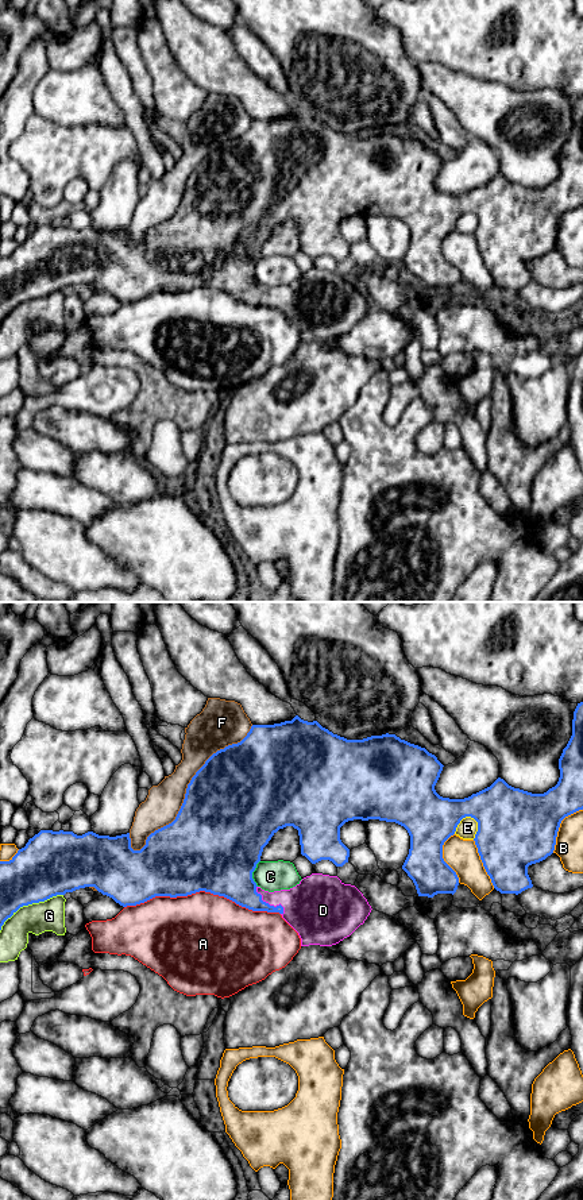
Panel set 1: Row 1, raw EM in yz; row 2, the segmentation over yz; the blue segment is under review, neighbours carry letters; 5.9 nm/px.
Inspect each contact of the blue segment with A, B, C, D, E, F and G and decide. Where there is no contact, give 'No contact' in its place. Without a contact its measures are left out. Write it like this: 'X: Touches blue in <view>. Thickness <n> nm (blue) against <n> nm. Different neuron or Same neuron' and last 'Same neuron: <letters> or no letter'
A: Touches blue in yz. Thickness 500 nm (blue) against 460 nm. Different neuron
B: Touches blue in yz. Thickness 460 nm (blue) against 160 nm. Different neuron
C: Touches blue in yz. Thickness 500 nm (blue) against 180 nm. Different neuron
D: Touches blue in yz. Thickness 220 nm (blue) against 320 nm. Same neuron
E: Touches blue in yz. Thickness 340 nm (blue) against 120 nm. Different neuron
F: Touches blue in yz. Thickness 500 nm (blue) against 200 nm. Different neuron
G: Touches blue in yz. Thickness 360 nm (blue) against 190 nm. Different neuron
Same neuron: D

